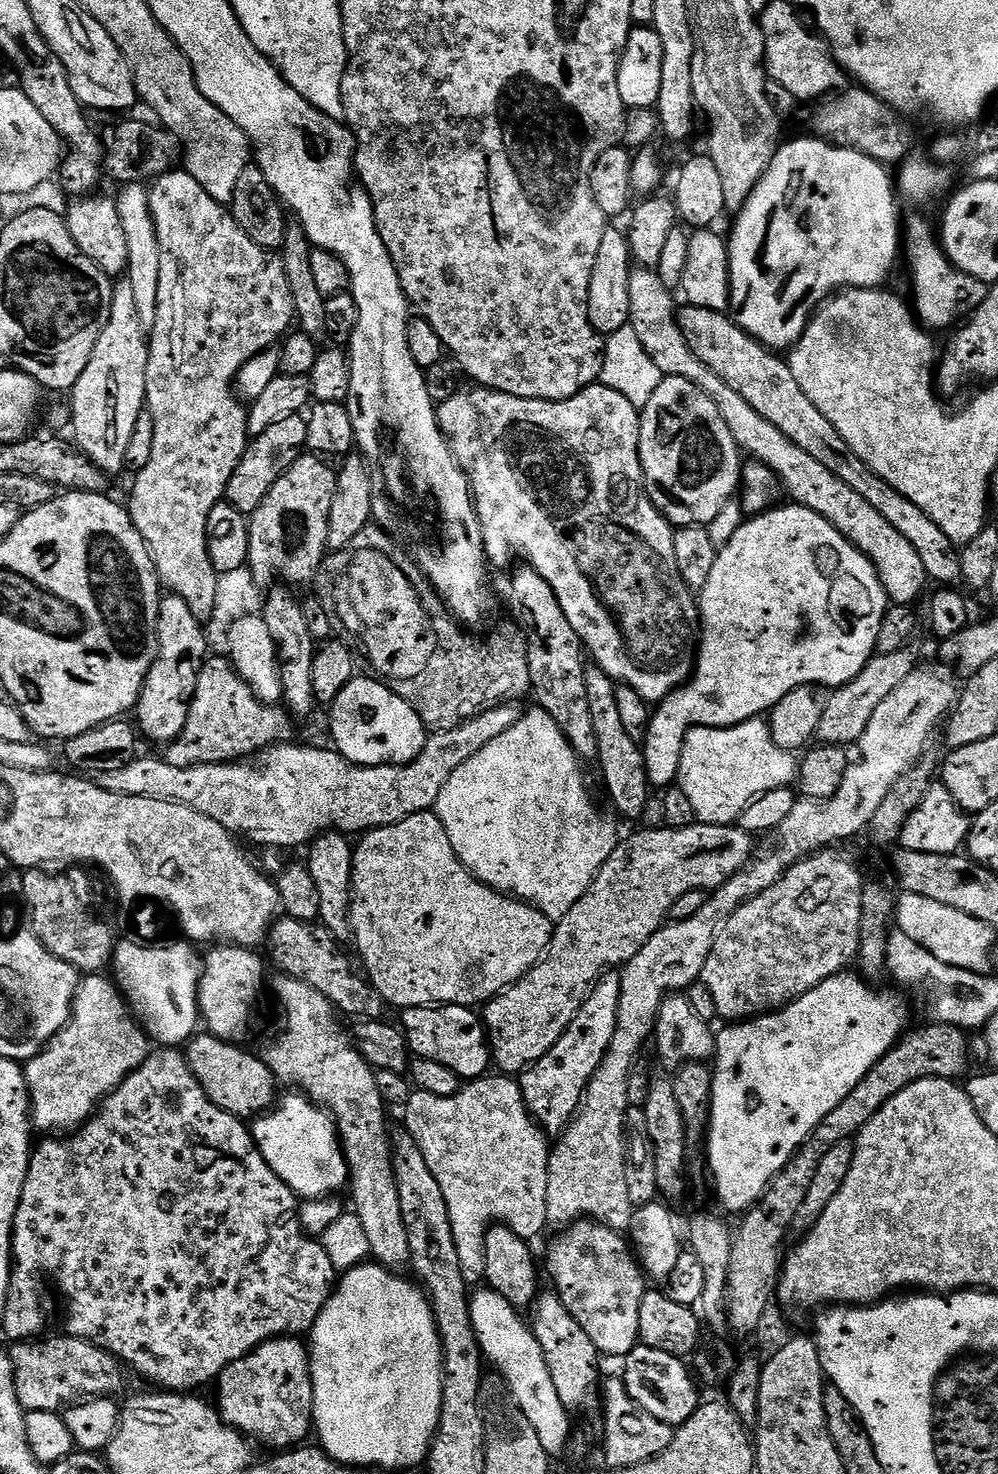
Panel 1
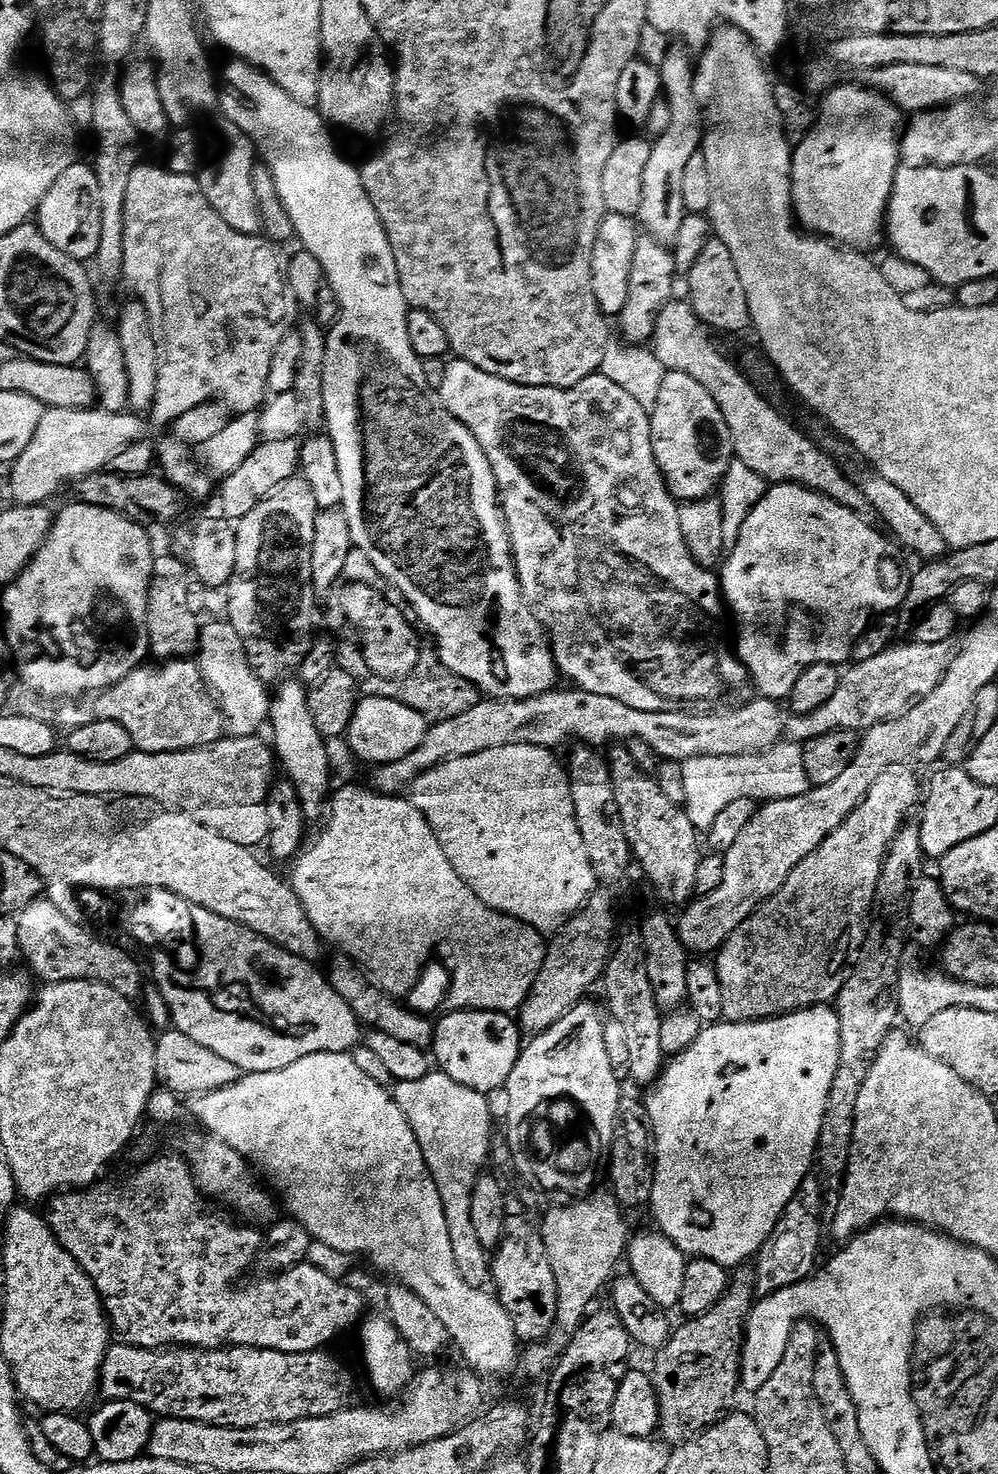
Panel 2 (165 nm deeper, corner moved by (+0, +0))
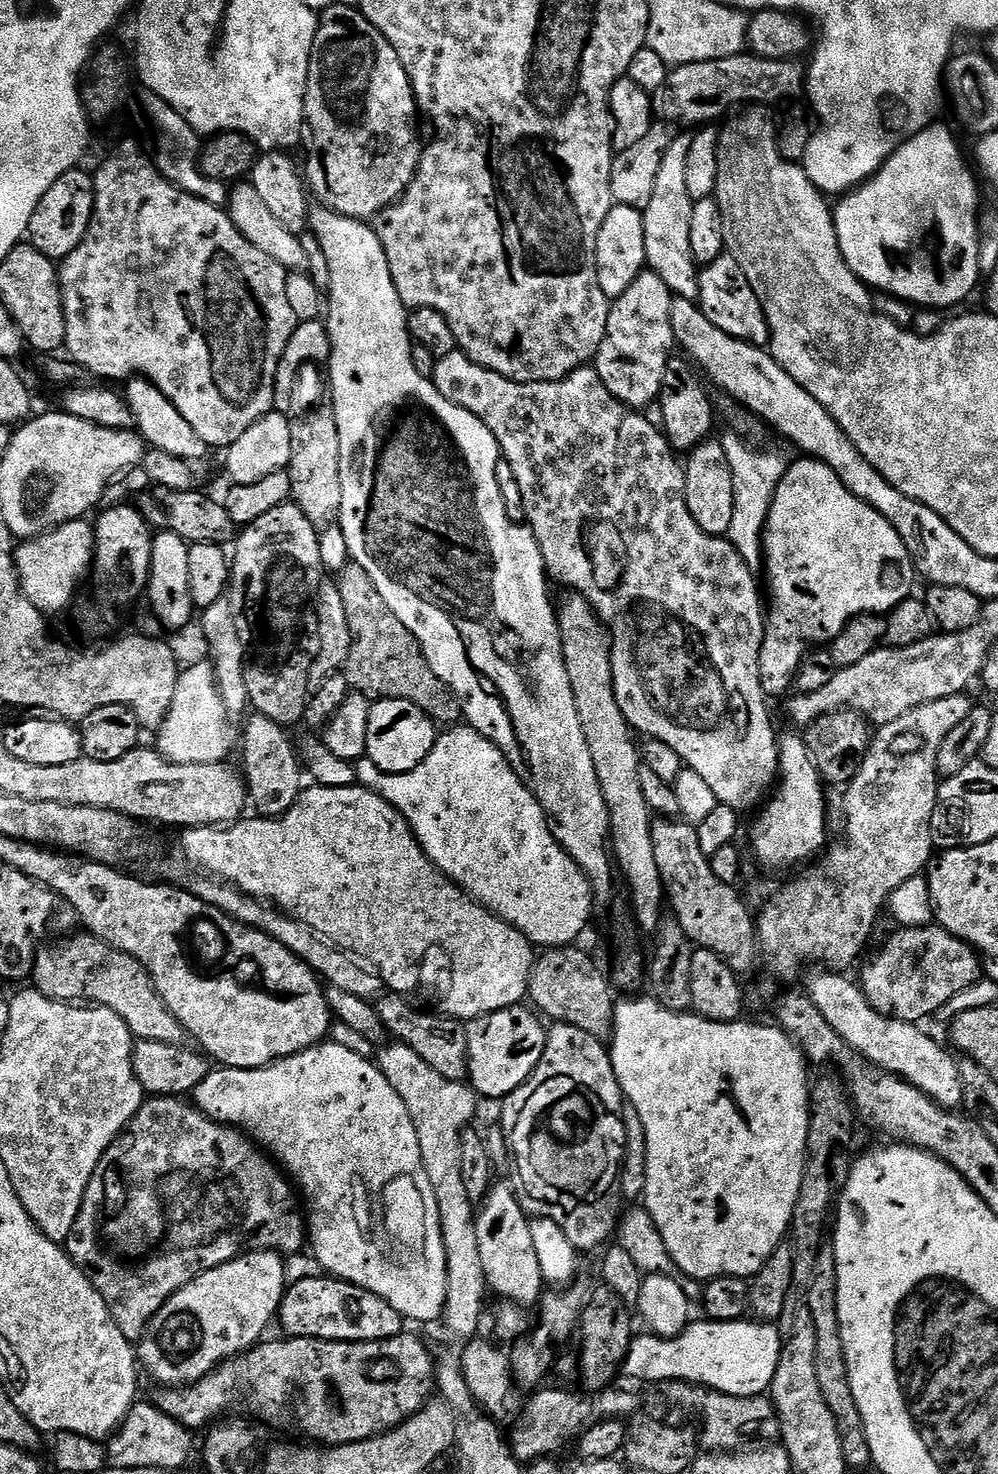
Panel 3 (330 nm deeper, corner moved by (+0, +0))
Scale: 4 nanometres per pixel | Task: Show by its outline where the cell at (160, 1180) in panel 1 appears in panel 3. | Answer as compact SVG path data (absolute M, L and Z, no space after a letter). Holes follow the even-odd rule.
M310 1278L297 1284L288 1284L278 1313L278 1324L284 1327L288 1338L301 1336L311 1340L385 1340L405 1331L404 1317L378 1294L362 1290L335 1278Z

